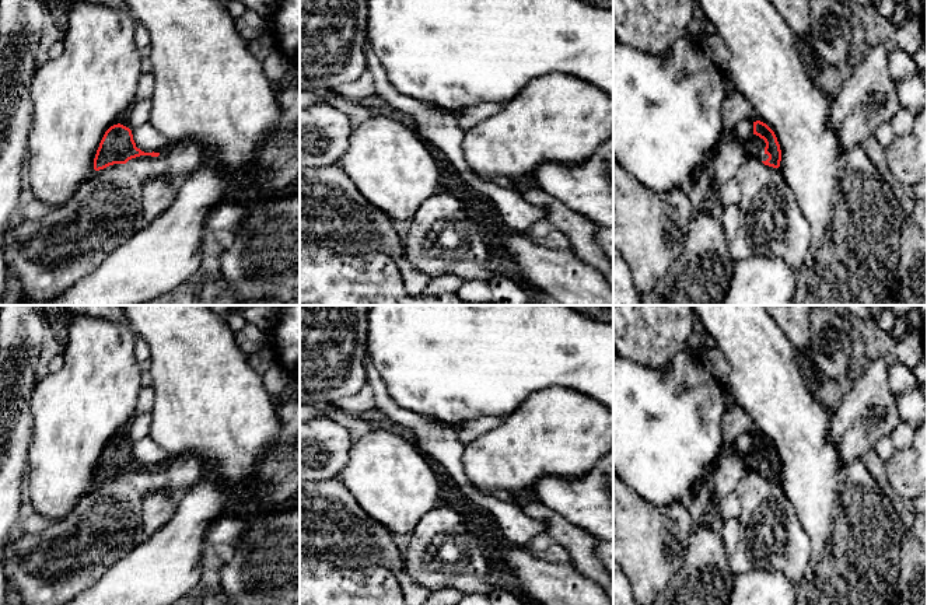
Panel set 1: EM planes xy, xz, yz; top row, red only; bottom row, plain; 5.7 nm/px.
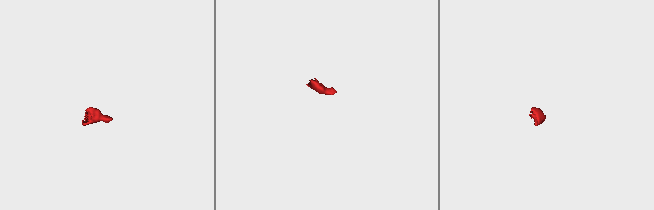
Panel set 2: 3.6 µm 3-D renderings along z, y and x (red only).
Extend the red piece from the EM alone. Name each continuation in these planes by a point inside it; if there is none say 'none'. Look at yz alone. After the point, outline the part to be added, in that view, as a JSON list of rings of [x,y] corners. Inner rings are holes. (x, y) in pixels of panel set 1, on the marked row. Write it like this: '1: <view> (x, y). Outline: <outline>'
1: yz (755, 146). Outline: [[[753,134],[745,141],[745,155],[758,157],[760,161],[766,161],[769,155],[765,153],[766,143],[759,136]]]

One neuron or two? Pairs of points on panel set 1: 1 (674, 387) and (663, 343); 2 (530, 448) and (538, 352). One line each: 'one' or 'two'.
1: two
2: two

